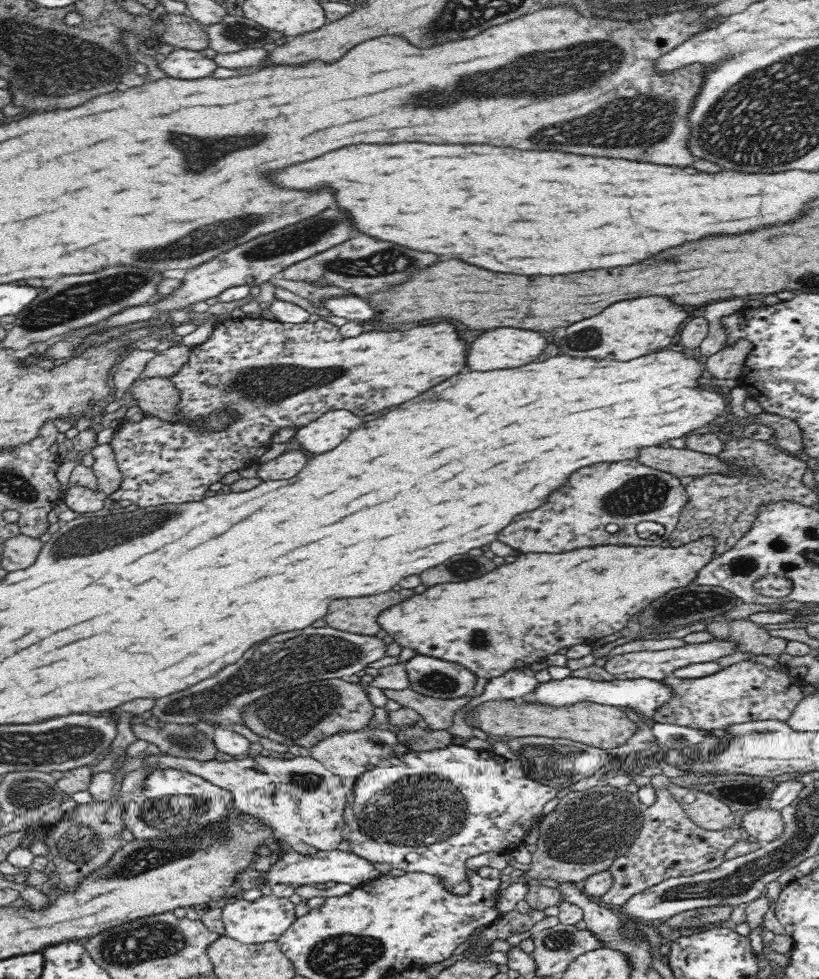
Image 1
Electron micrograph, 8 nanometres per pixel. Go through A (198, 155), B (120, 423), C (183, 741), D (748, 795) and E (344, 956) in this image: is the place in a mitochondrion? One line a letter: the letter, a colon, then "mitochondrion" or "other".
A: mitochondrion
B: other
C: mitochondrion
D: mitochondrion
E: mitochondrion

